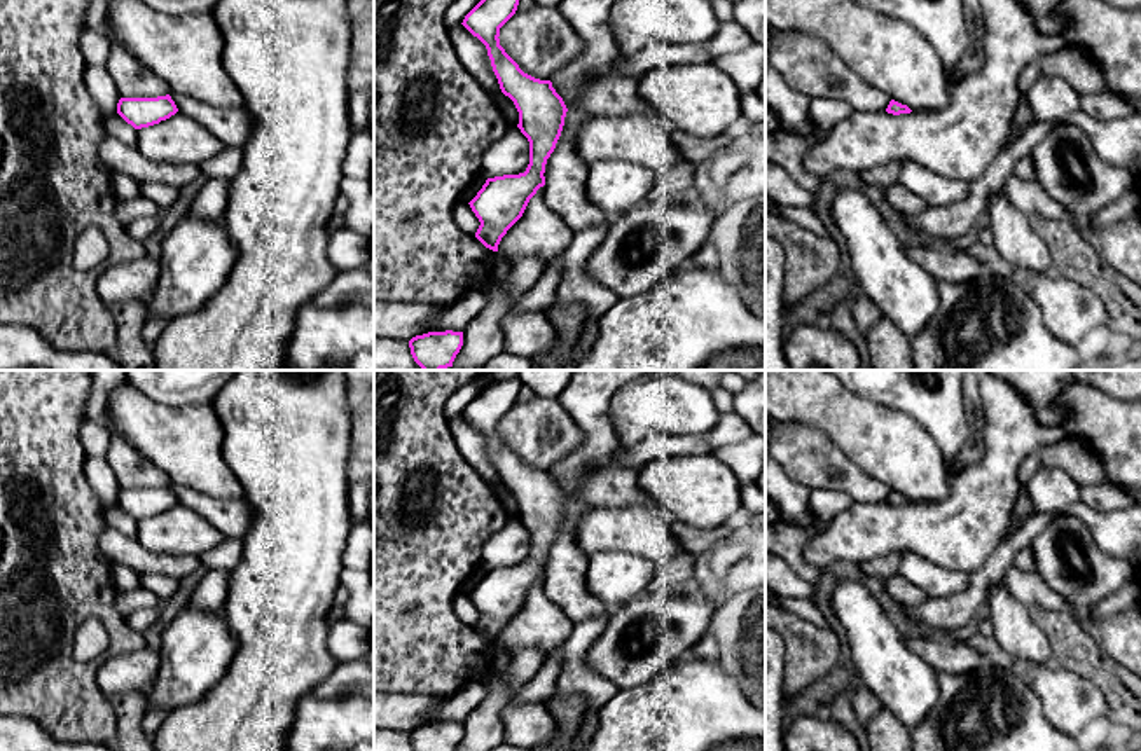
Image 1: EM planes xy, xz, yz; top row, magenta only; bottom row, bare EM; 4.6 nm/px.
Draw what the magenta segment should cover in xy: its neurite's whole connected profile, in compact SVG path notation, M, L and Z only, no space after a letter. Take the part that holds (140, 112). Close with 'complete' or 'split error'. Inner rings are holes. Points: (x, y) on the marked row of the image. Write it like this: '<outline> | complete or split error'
M169 94L157 98L121 98L117 114L135 129L149 127L178 112Z | complete

